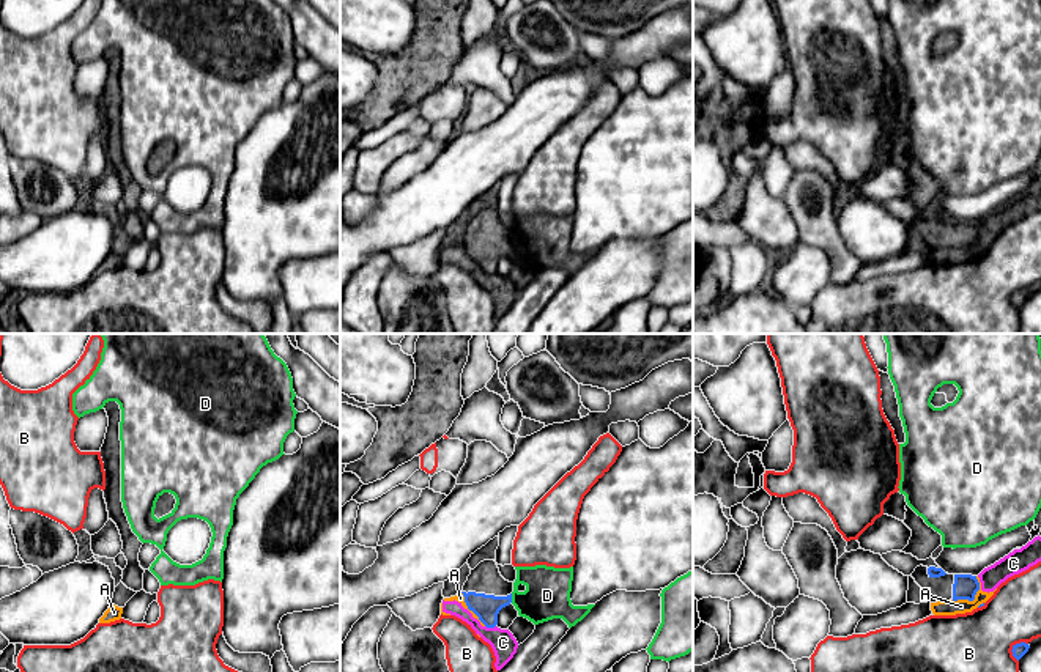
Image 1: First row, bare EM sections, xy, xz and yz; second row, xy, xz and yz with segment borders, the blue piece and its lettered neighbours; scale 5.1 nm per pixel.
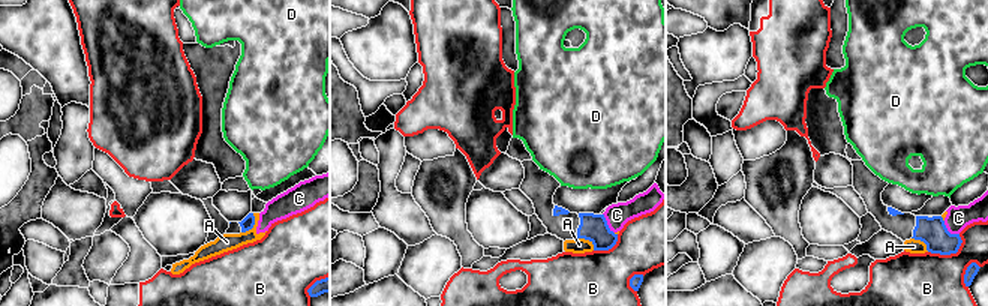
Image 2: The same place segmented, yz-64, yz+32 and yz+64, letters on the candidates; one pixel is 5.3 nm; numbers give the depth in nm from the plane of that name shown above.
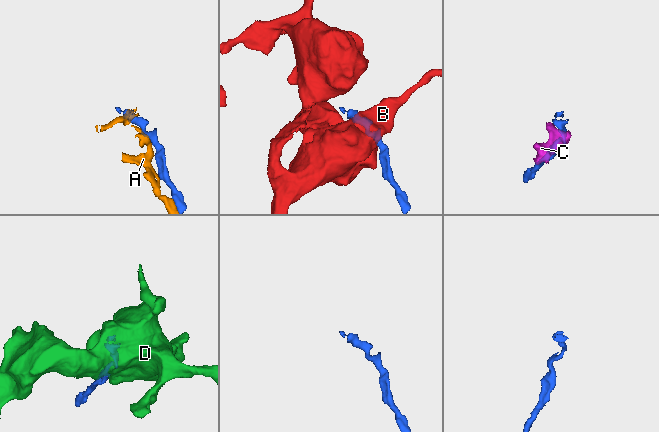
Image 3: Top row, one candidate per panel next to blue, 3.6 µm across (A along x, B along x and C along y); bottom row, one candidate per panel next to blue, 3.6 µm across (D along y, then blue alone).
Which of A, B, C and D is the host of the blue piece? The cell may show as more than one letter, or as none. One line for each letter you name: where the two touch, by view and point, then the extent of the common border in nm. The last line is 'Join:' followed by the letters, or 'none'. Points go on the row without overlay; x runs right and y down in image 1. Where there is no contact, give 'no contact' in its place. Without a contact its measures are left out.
Join: none

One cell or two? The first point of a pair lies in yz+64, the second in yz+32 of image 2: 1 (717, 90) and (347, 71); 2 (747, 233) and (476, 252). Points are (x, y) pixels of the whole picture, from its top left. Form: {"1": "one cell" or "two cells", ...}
{"1": "one cell", "2": "two cells"}

